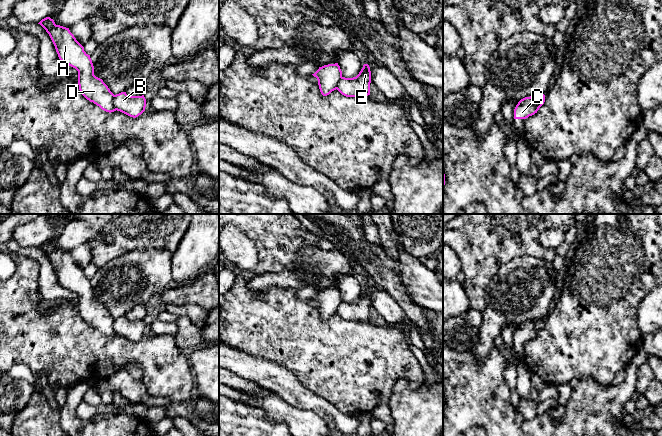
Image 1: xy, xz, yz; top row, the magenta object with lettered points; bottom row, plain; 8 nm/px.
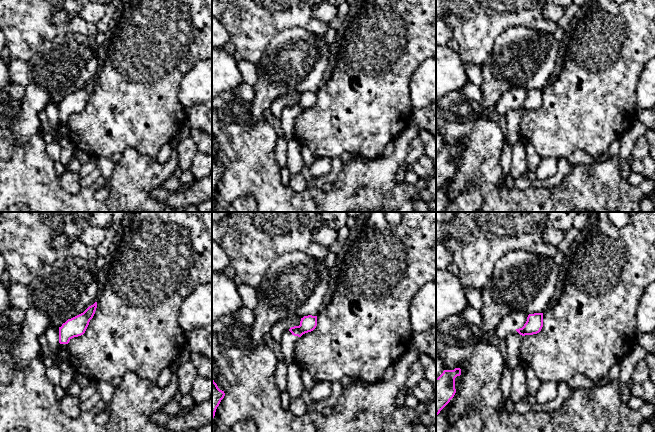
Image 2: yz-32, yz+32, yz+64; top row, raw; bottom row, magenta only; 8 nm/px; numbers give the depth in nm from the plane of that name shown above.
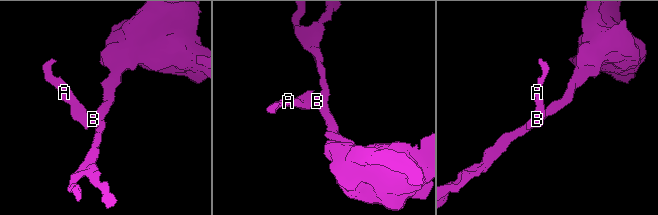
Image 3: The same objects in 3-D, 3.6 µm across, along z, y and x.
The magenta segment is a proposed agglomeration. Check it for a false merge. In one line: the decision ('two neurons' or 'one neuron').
two neurons

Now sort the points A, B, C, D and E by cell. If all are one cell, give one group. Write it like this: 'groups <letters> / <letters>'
groups A C D / B E

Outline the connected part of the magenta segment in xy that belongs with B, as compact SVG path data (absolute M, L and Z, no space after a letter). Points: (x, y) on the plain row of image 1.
M121 316L114 320L114 330L130 341L136 342L145 335L146 323L142 320L129 320L126 316Z

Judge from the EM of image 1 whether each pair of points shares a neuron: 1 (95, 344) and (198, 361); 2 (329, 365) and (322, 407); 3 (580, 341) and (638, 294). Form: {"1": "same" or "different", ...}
{"1": "different", "2": "different", "3": "same"}

